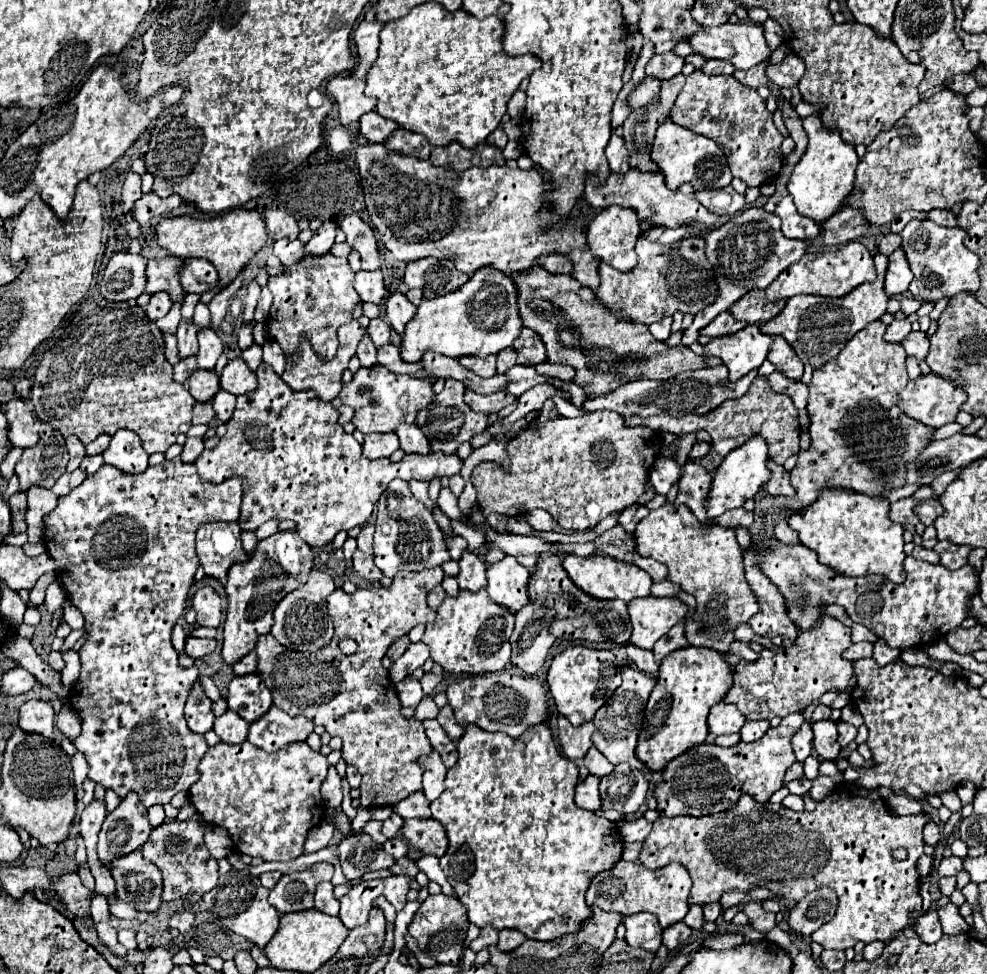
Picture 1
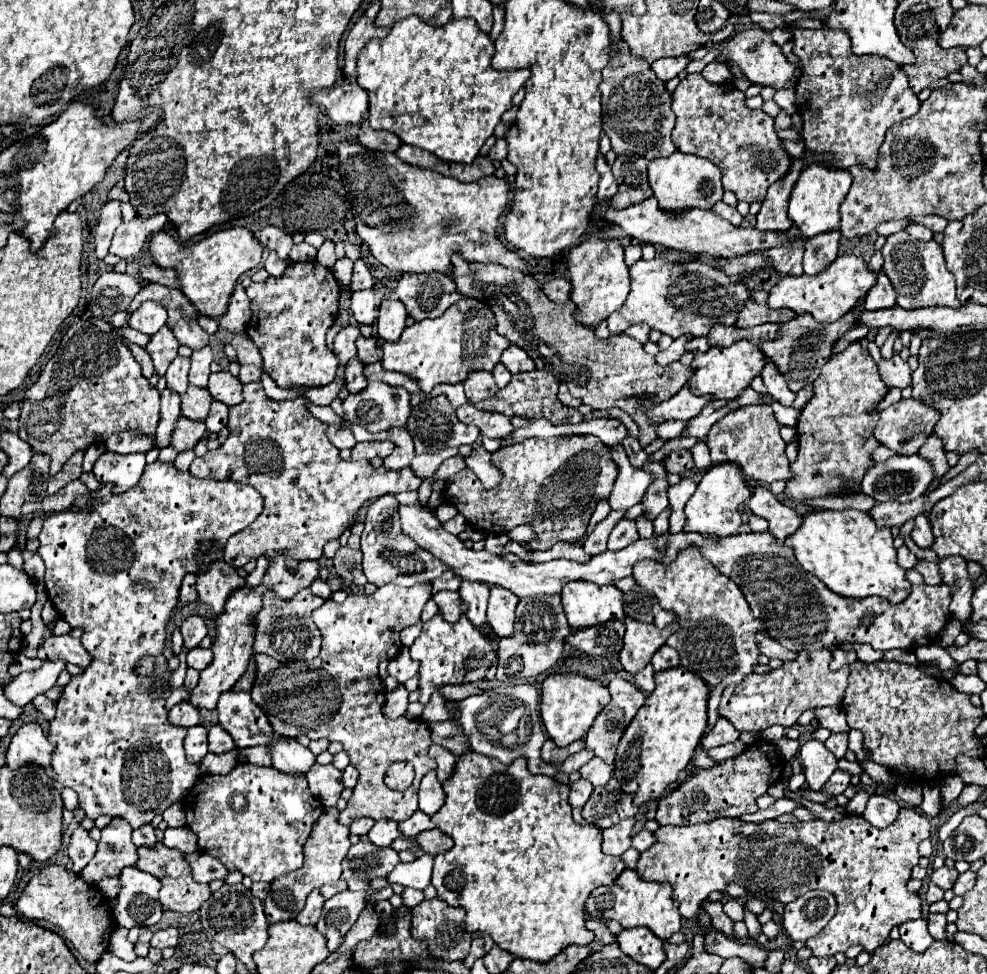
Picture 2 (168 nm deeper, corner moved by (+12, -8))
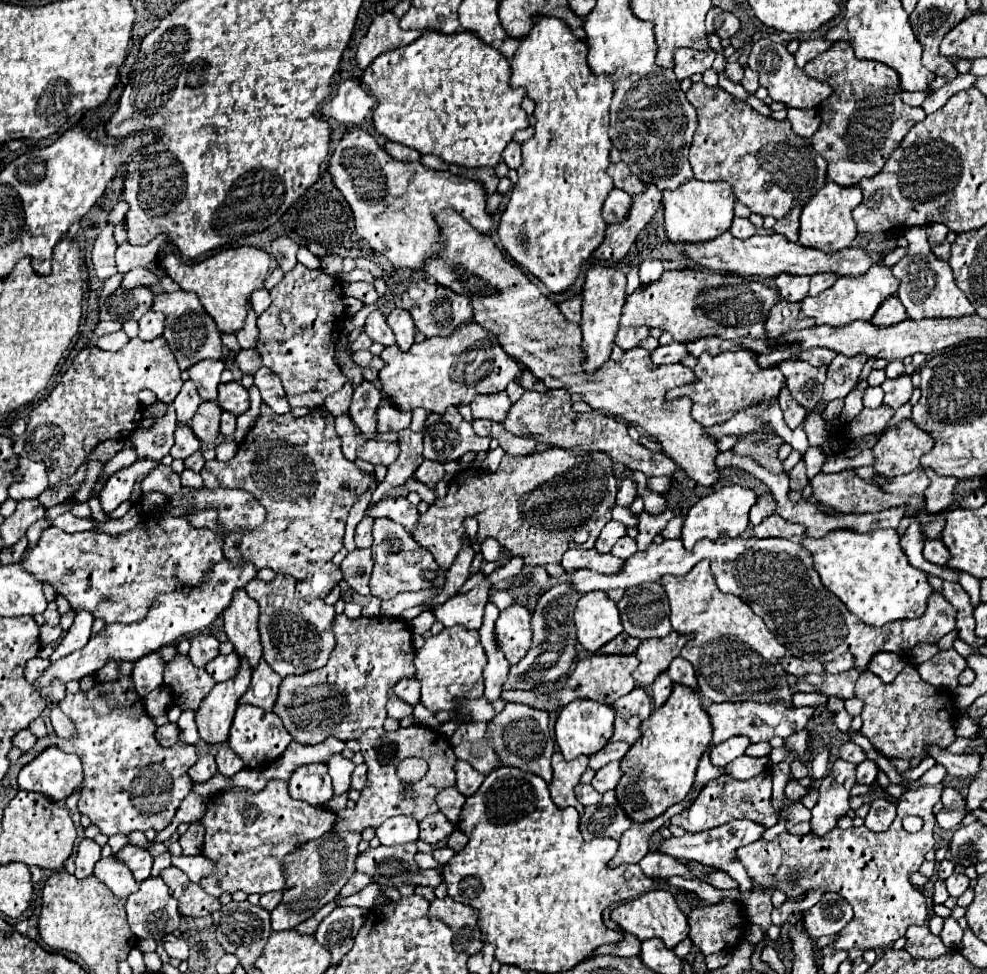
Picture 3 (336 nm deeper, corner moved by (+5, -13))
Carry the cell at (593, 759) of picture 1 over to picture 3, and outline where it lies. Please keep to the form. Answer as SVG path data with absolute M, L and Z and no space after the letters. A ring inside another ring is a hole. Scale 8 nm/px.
M614 761L606 767L602 767L600 771L596 771L594 779L592 779L592 787L600 793L606 793L610 789L616 789L618 781L622 777L622 771L620 771L620 761Z

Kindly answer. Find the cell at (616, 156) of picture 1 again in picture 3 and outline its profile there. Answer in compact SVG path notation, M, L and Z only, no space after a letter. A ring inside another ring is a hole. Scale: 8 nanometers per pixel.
M612 189L612 193L608 195L606 203L604 203L604 209L602 209L602 215L604 215L604 221L610 225L610 223L618 223L618 221L626 221L626 213L630 211L630 195L622 189Z

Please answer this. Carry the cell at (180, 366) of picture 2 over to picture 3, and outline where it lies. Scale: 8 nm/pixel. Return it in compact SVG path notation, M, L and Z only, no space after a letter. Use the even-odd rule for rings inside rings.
M188 379L182 385L182 391L178 393L178 397L174 399L174 409L176 409L176 417L178 417L178 425L190 425L190 419L194 417L198 405L202 403L196 385Z

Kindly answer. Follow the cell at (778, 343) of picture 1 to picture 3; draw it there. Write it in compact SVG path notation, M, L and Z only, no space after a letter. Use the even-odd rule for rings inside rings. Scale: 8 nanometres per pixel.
M786 387L782 389L782 393L778 397L778 403L780 403L782 411L784 411L784 421L786 421L786 425L790 429L796 429L806 419L806 409L792 399L792 395L790 395L790 391Z

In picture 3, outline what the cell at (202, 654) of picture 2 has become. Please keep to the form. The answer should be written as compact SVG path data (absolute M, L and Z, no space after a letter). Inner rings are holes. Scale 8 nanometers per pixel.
M236 653L220 655L220 657L216 657L214 661L210 661L210 663L206 665L206 671L208 671L208 673L212 675L212 679L218 681L218 683L222 683L222 681L226 681L226 679L230 679L230 677L236 677L238 669L240 669L240 657L238 657Z

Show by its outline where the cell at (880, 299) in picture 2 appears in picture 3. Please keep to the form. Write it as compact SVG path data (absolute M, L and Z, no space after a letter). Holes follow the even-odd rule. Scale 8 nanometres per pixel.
M890 297L890 299L886 299L880 305L876 315L872 317L872 325L876 325L876 327L890 327L890 325L896 325L896 323L900 323L904 319L908 319L908 315L904 311L904 305L900 303L898 297Z

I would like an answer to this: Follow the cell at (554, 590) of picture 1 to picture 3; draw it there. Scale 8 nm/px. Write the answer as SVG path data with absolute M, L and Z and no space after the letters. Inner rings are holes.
M620 633L620 635L614 637L610 643L606 643L606 645L600 649L600 653L608 653L608 655L632 655L632 653L636 653L638 645L640 645L638 639L626 635L626 633Z

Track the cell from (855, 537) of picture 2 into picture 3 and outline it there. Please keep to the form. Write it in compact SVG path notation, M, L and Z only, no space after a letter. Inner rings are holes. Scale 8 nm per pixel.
M878 529L870 533L854 533L854 531L832 531L822 539L812 539L804 537L802 547L812 555L814 559L814 569L818 571L822 583L840 597L840 601L852 611L854 615L860 617L862 623L870 627L882 627L890 621L898 619L916 619L922 617L926 611L928 599L934 593L934 589L928 583L928 575L922 573L920 569L914 569L908 561L906 555L900 549L900 539L894 529Z

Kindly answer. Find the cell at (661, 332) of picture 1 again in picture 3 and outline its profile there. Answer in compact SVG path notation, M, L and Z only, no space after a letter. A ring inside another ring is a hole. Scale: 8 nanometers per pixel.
M620 327L616 333L616 345L622 351L628 351L628 349L634 349L646 337L648 337L646 327Z

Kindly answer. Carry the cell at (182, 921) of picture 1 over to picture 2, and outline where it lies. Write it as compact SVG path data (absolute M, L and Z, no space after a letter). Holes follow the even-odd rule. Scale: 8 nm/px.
M165 928L165 930L157 930L153 932L153 938L151 938L151 946L153 948L167 948L167 946L177 946L177 938L179 938L179 932L177 928Z

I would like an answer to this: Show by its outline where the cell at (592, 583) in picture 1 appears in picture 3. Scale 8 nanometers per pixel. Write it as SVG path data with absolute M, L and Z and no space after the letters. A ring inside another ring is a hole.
M592 591L580 597L574 611L574 625L578 643L590 653L622 633L618 607L604 591Z

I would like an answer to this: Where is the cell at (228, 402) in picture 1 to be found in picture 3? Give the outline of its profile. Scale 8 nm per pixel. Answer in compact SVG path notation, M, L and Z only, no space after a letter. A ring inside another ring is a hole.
M224 411L224 413L222 413L222 423L220 423L220 433L222 433L224 437L230 437L234 431L236 431L236 417Z

